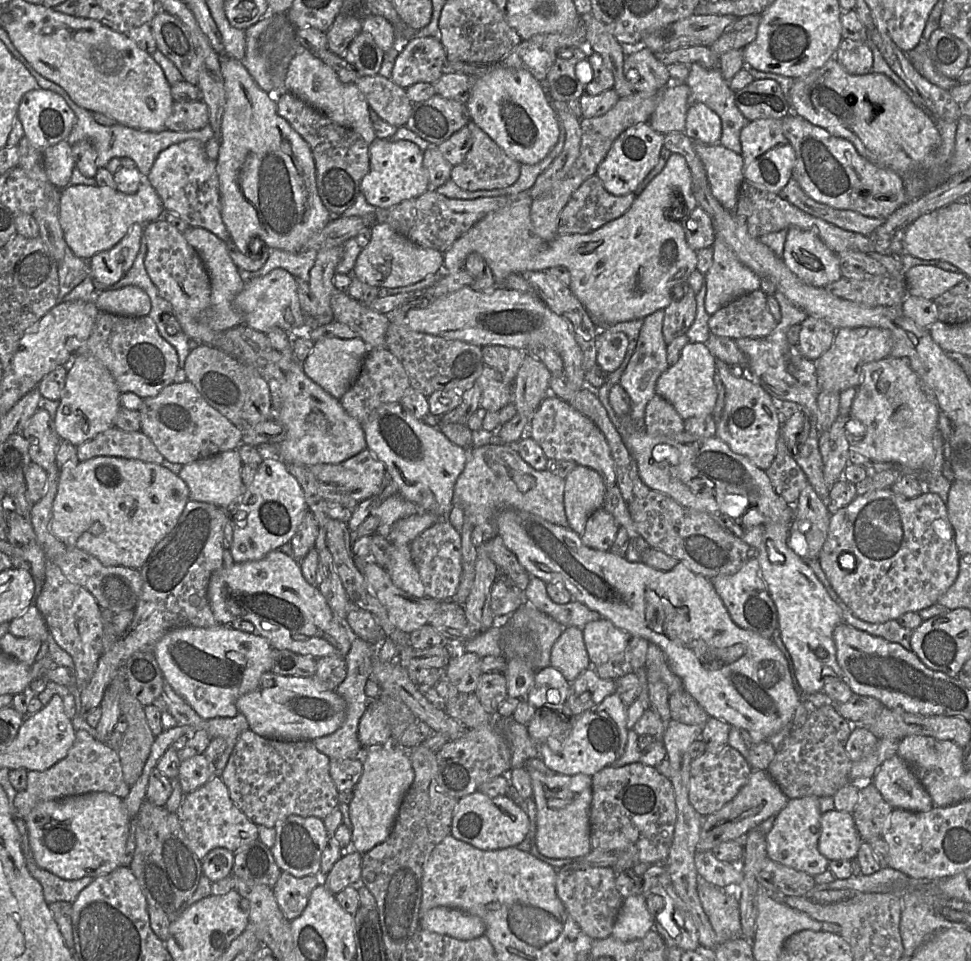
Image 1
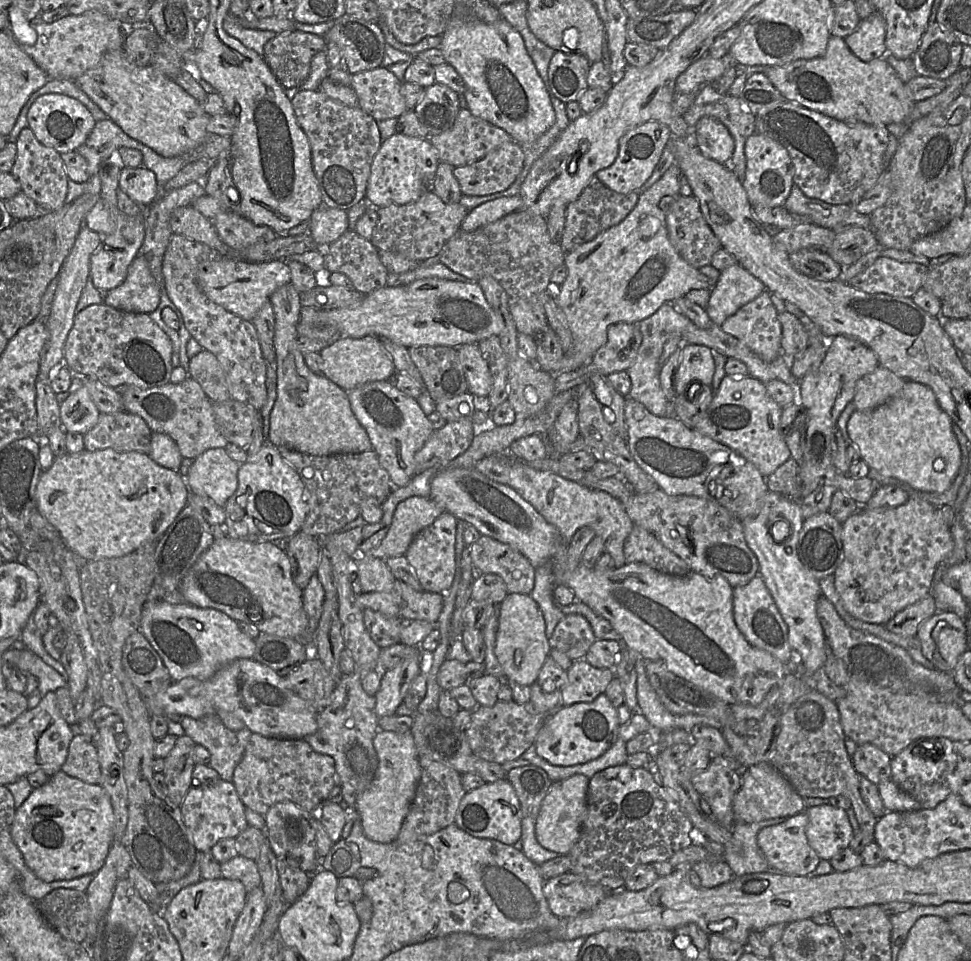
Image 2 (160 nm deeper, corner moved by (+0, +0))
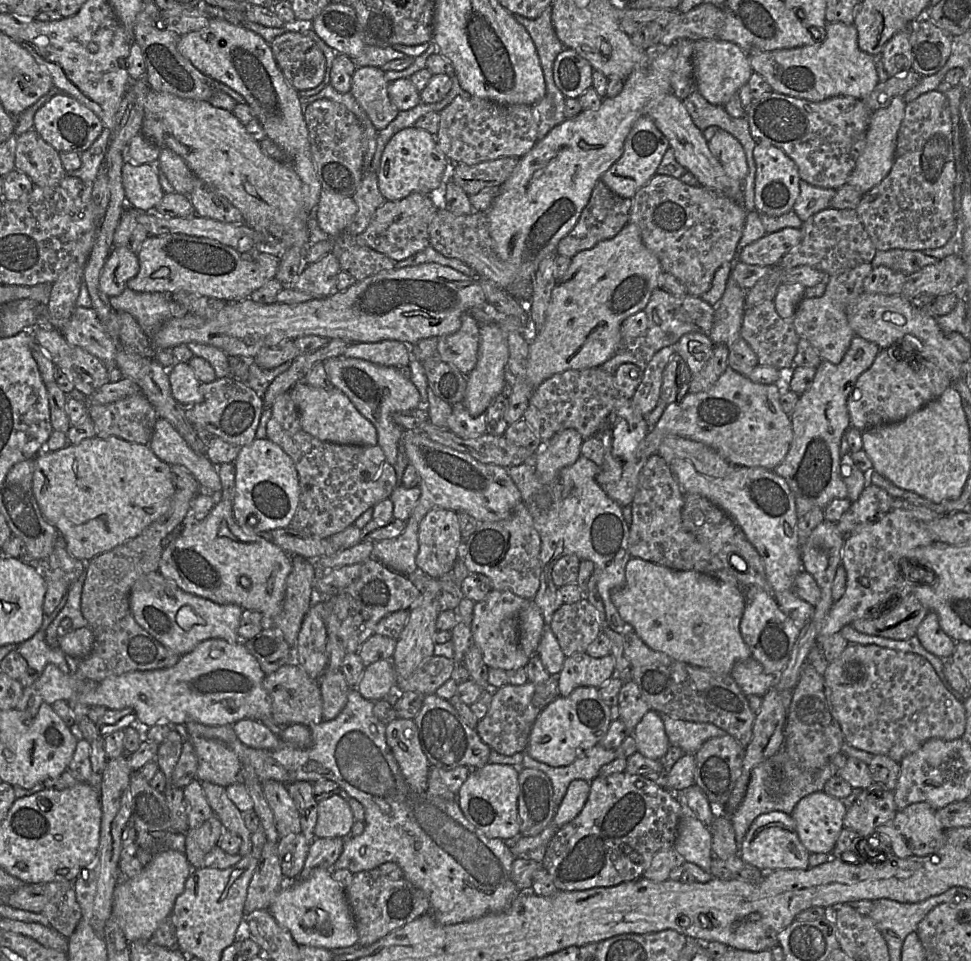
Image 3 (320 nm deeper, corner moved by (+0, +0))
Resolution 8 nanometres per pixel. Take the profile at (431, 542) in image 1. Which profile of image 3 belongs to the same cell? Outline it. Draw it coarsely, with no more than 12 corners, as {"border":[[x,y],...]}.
{"border":[[455,511],[418,528],[418,571],[449,574],[462,541]]}

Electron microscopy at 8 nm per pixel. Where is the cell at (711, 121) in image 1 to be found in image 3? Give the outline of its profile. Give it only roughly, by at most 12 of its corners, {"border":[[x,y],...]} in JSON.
{"border":[[719,128],[707,142],[726,174],[742,183],[748,173],[741,143]]}

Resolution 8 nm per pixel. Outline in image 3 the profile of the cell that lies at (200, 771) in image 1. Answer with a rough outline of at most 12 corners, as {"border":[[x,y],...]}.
{"border":[[201,782],[224,831],[241,840],[239,855],[252,851],[252,833],[226,788]]}

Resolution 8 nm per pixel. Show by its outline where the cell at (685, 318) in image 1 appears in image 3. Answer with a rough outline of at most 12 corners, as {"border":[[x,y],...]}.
{"border":[[664,347],[644,369],[630,398],[646,417],[660,400],[663,371],[674,354]]}

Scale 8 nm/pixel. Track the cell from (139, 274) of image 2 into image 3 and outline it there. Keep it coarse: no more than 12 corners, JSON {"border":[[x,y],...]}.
{"border":[[149,235],[126,288],[240,301],[278,256]]}

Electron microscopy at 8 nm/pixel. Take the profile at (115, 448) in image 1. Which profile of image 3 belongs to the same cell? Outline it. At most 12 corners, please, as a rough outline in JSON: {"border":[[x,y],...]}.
{"border":[[141,392],[89,404],[95,435],[148,444],[157,412]]}

